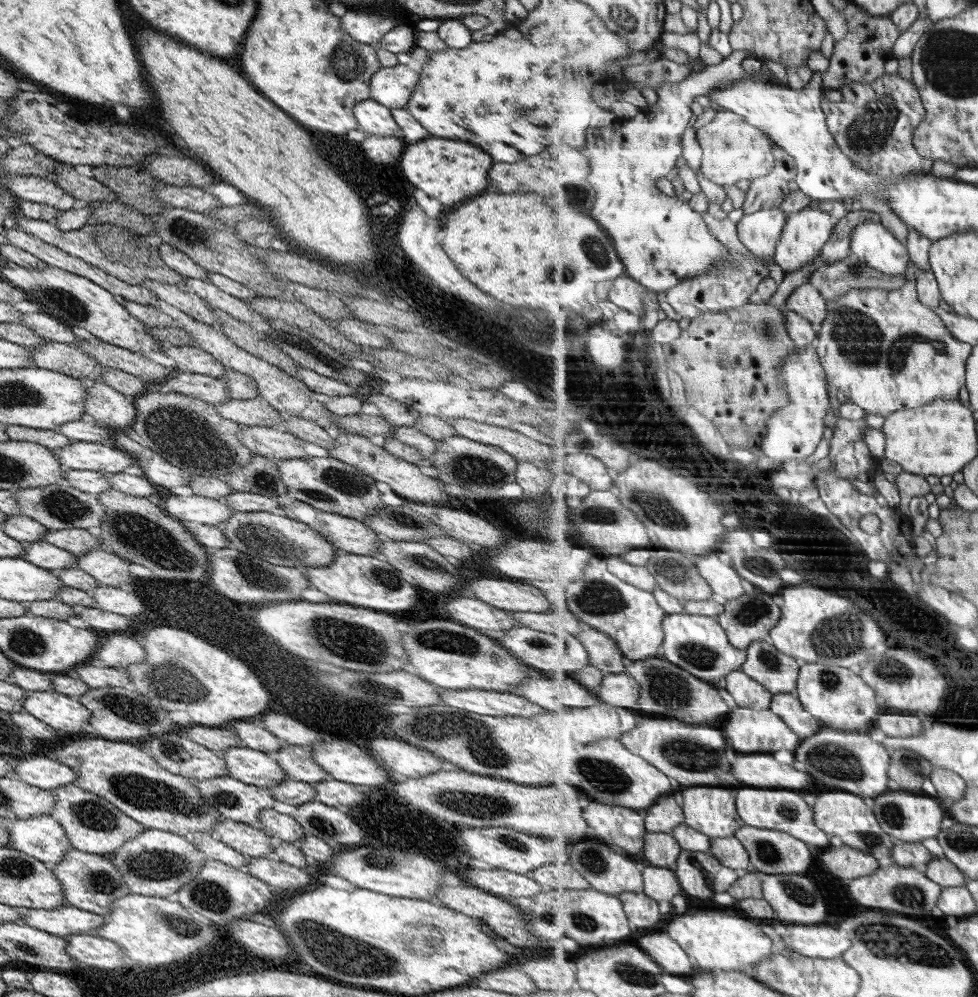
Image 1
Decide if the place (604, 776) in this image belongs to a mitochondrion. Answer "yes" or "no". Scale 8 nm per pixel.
yes

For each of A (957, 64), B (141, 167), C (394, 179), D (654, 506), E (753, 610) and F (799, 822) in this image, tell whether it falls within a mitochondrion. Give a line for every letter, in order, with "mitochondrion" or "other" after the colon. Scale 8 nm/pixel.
A: mitochondrion
B: other
C: other
D: mitochondrion
E: mitochondrion
F: other

